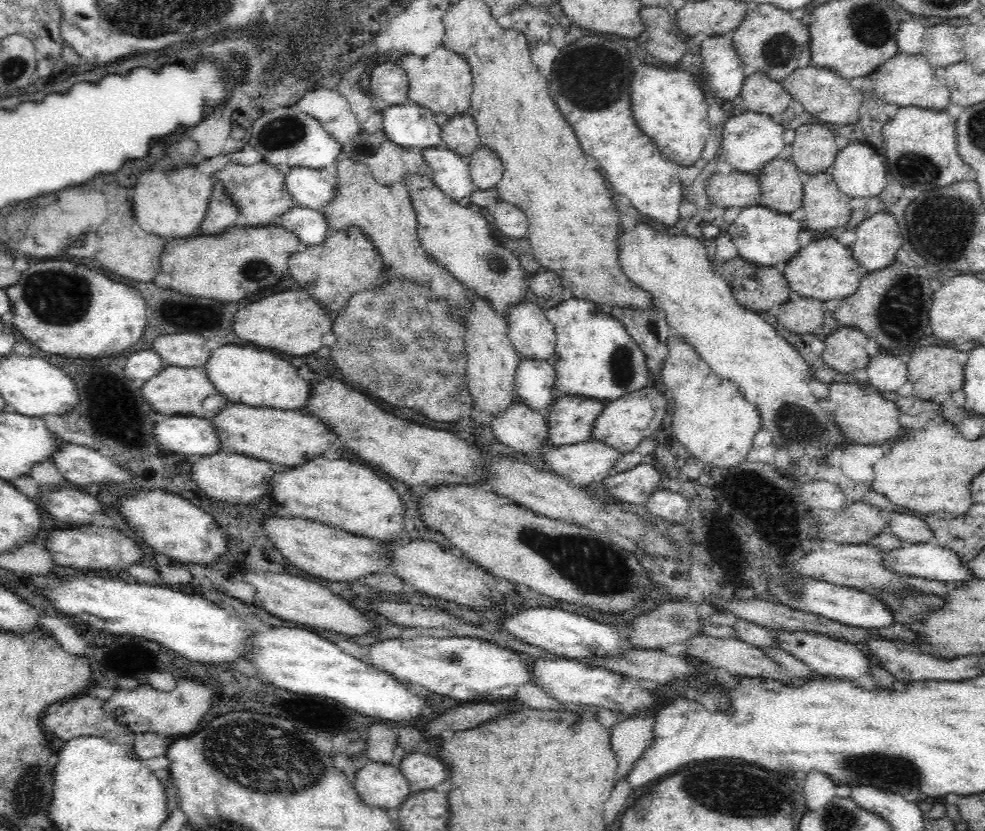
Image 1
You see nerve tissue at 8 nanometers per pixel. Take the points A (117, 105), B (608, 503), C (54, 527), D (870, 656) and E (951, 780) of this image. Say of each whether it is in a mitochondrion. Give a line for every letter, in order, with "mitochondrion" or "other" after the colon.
A: other
B: other
C: other
D: other
E: other

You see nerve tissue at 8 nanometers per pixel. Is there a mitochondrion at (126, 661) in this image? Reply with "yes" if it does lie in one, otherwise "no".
no

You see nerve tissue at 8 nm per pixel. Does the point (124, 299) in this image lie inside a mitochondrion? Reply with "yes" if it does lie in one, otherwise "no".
no

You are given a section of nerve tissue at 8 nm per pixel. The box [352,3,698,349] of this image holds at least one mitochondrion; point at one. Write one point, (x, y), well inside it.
(591, 102)

